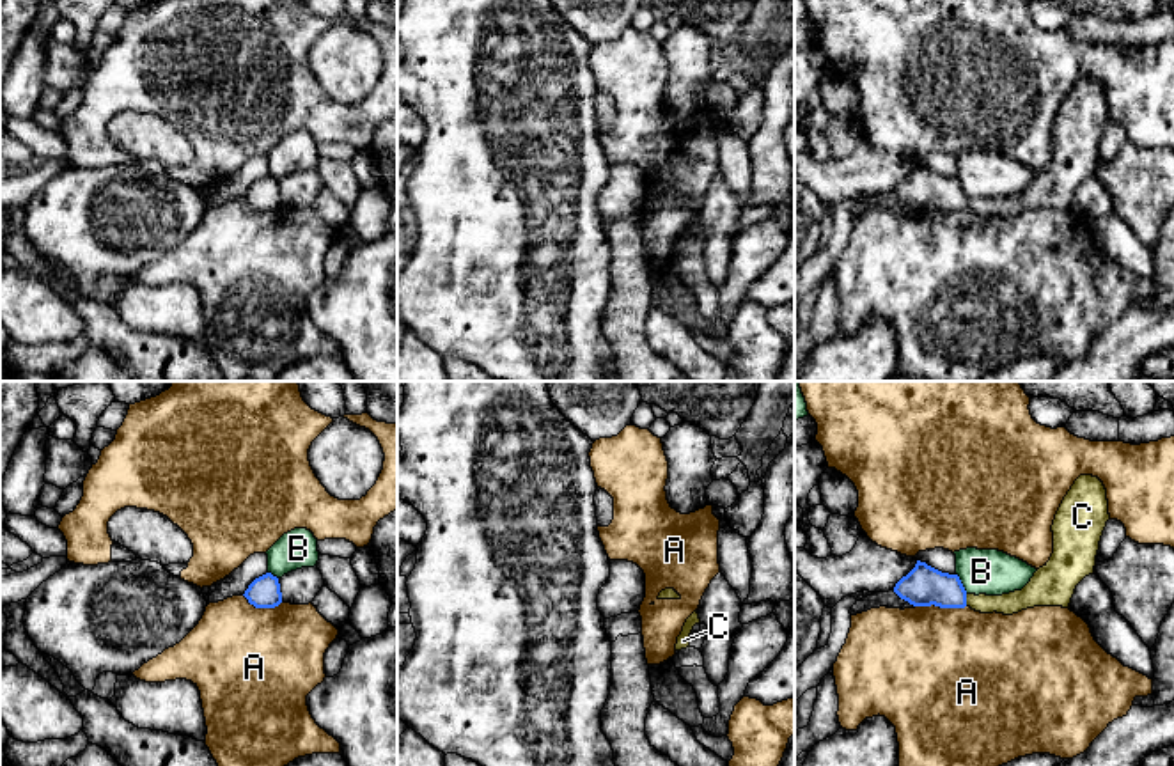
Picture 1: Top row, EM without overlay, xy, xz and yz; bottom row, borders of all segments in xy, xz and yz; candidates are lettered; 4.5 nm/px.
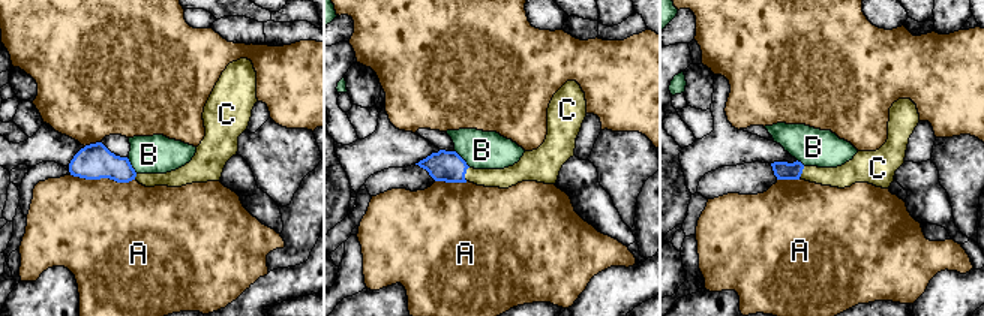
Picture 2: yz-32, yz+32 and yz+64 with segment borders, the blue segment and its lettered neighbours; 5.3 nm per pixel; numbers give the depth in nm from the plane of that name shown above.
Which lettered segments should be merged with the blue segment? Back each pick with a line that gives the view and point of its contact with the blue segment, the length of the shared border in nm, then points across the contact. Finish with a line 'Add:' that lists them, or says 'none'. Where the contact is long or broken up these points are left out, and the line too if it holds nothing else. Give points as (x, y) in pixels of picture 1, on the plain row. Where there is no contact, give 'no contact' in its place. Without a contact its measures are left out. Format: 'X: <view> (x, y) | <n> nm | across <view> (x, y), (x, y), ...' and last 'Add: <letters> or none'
C: yz (965, 203) | 60 nm | across yz (924, 188), (944, 192), (965, 203), (978, 206), (1015, 204)
Add: C

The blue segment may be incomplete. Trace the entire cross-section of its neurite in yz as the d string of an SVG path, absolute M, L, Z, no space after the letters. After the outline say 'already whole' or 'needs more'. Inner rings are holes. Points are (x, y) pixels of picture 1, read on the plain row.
M1080 78L1064 99L1053 128L1053 156L1021 192L1002 199L968 197L958 177L917 163L894 195L913 209L965 211L1013 218L1034 209L1069 211L1076 188L1094 176L1108 117L1107 92L1098 80Z; needs more

